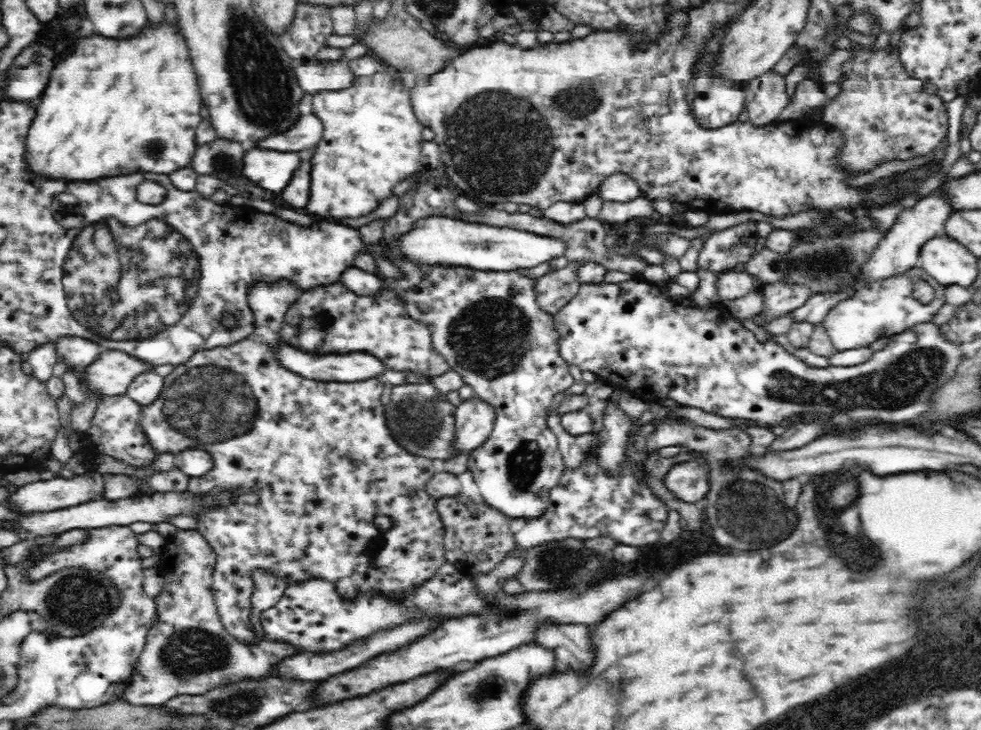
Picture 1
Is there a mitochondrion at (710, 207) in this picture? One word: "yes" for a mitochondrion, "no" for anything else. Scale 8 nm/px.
no

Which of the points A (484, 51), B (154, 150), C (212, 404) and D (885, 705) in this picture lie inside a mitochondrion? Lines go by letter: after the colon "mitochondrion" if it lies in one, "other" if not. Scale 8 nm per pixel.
A: other
B: mitochondrion
C: mitochondrion
D: other

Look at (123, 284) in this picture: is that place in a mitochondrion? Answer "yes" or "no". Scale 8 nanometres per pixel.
yes

